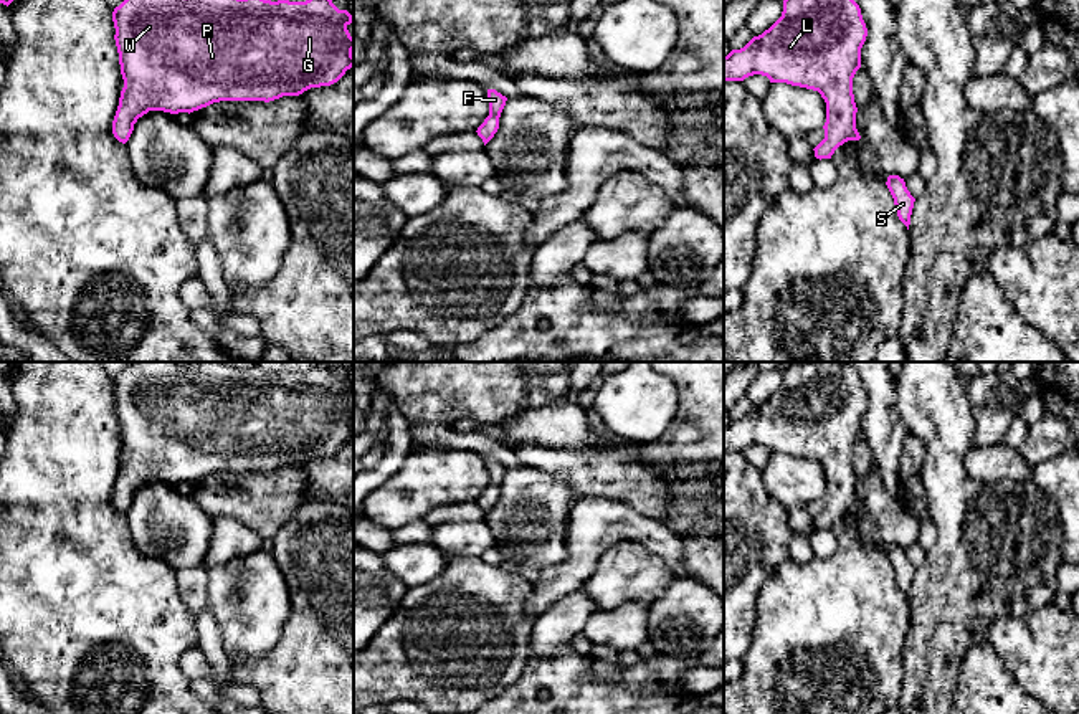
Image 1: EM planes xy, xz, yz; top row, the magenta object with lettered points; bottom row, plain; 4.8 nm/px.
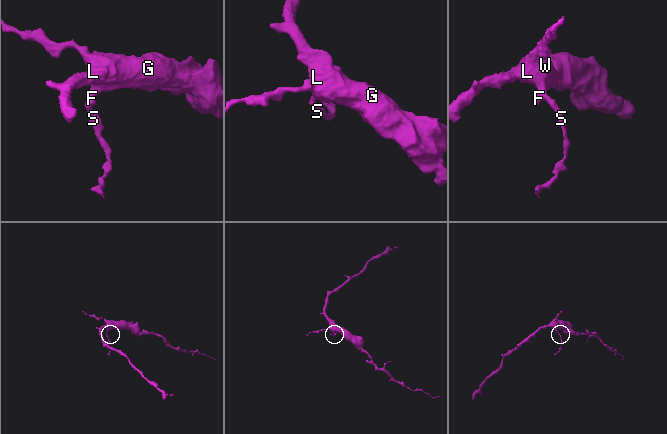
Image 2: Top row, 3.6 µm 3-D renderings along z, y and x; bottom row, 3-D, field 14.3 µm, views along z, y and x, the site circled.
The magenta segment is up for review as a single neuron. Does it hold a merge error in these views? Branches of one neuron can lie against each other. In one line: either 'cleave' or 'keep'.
keep

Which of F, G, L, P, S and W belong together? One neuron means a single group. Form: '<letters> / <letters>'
F G L P S W

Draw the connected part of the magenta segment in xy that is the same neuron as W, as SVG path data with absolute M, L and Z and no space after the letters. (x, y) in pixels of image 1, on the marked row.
M124 0L112 12L112 21L116 28L116 46L119 53L121 74L124 88L121 91L119 106L112 121L114 137L126 144L134 131L134 124L139 117L149 111L164 111L170 114L193 112L220 101L274 101L283 96L299 96L311 88L330 86L337 83L347 69L354 66L354 38L347 26L354 23L352 15L347 10L339 10L332 0Z

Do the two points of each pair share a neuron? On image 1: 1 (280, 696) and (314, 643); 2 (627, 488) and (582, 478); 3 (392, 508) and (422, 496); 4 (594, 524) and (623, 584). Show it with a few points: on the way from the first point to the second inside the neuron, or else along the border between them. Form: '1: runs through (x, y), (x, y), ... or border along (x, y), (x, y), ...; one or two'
1: runs through (293, 683), (314, 661), (314, 656); one
2: runs through (615, 478), (594, 478); one
3: runs through (399, 503), (410, 503), (415, 498); one
4: border along (645, 544), (635, 541), (615, 542), (584, 582); two

